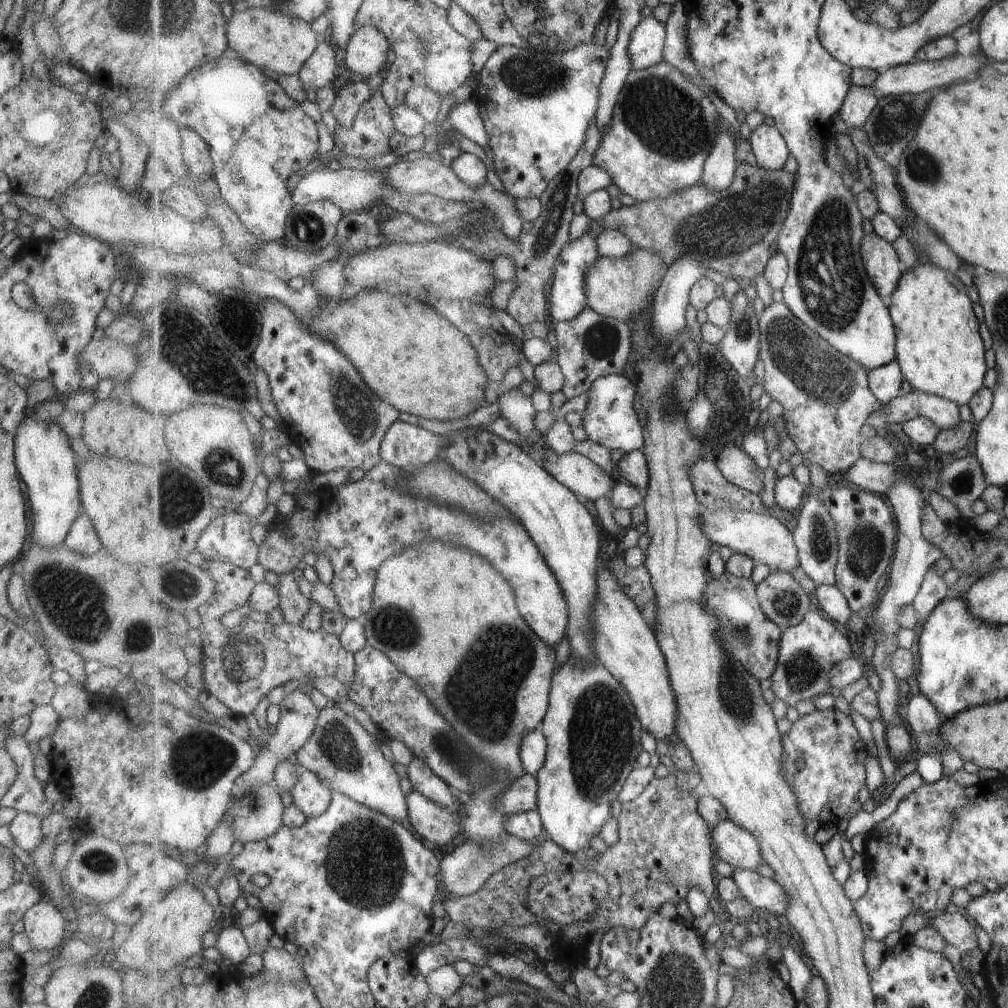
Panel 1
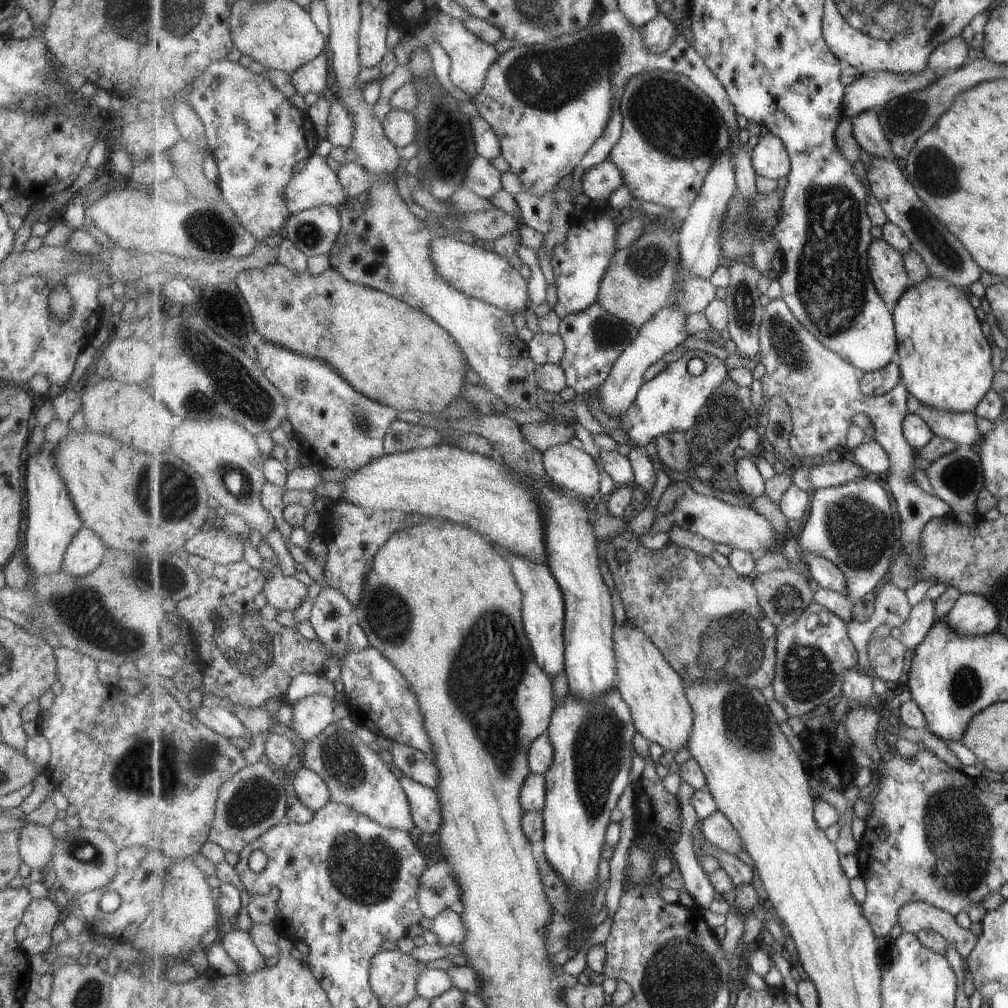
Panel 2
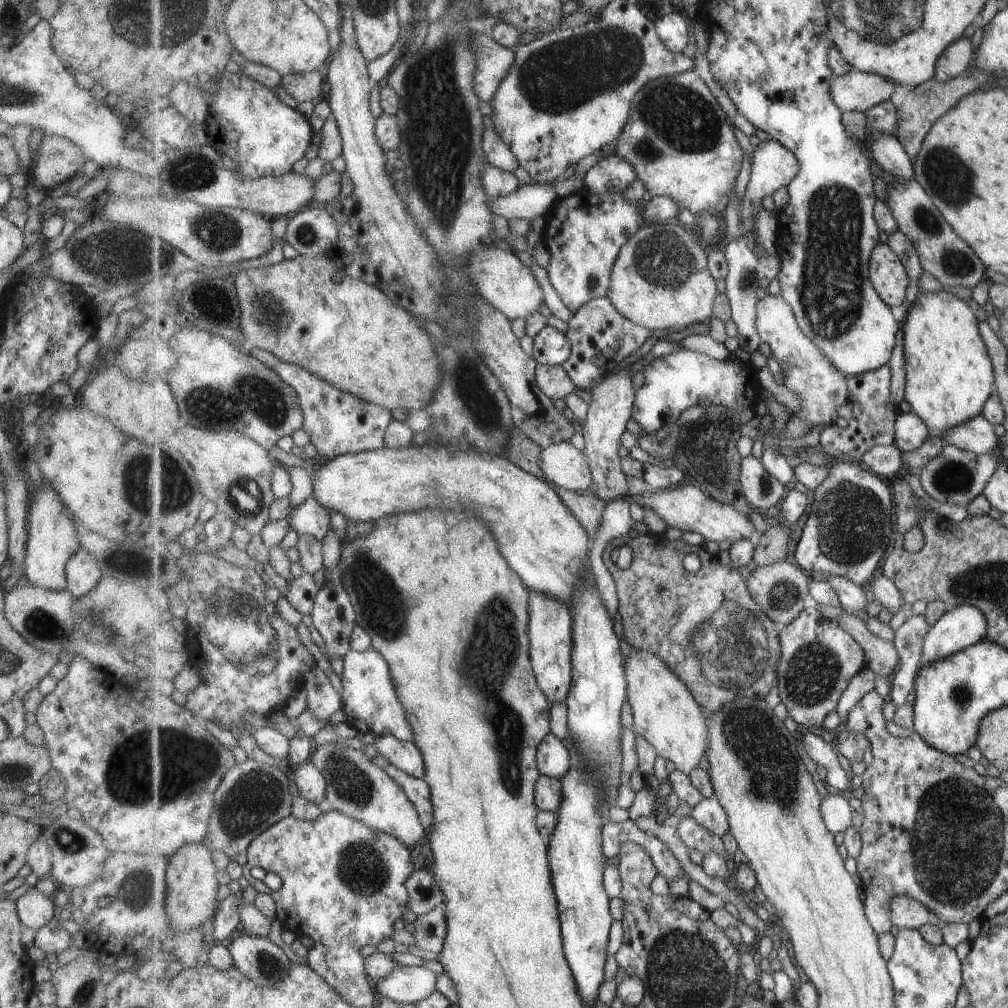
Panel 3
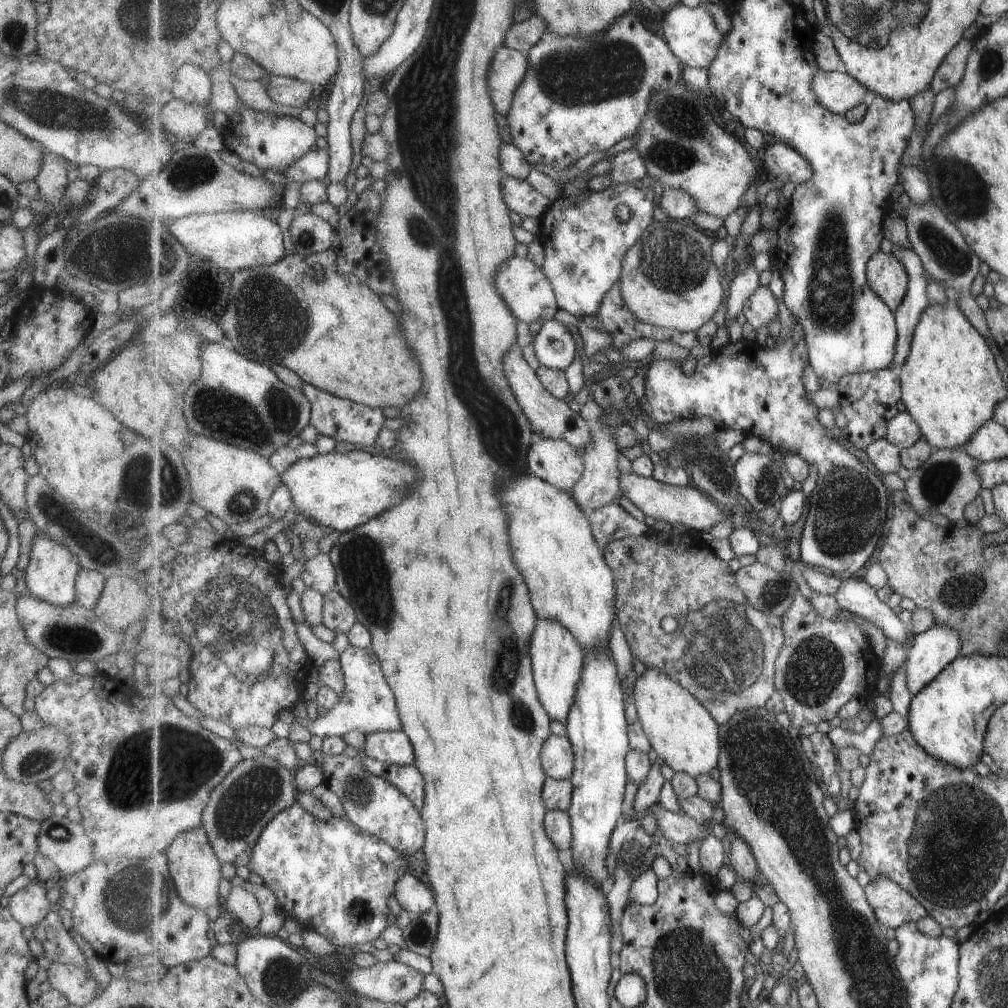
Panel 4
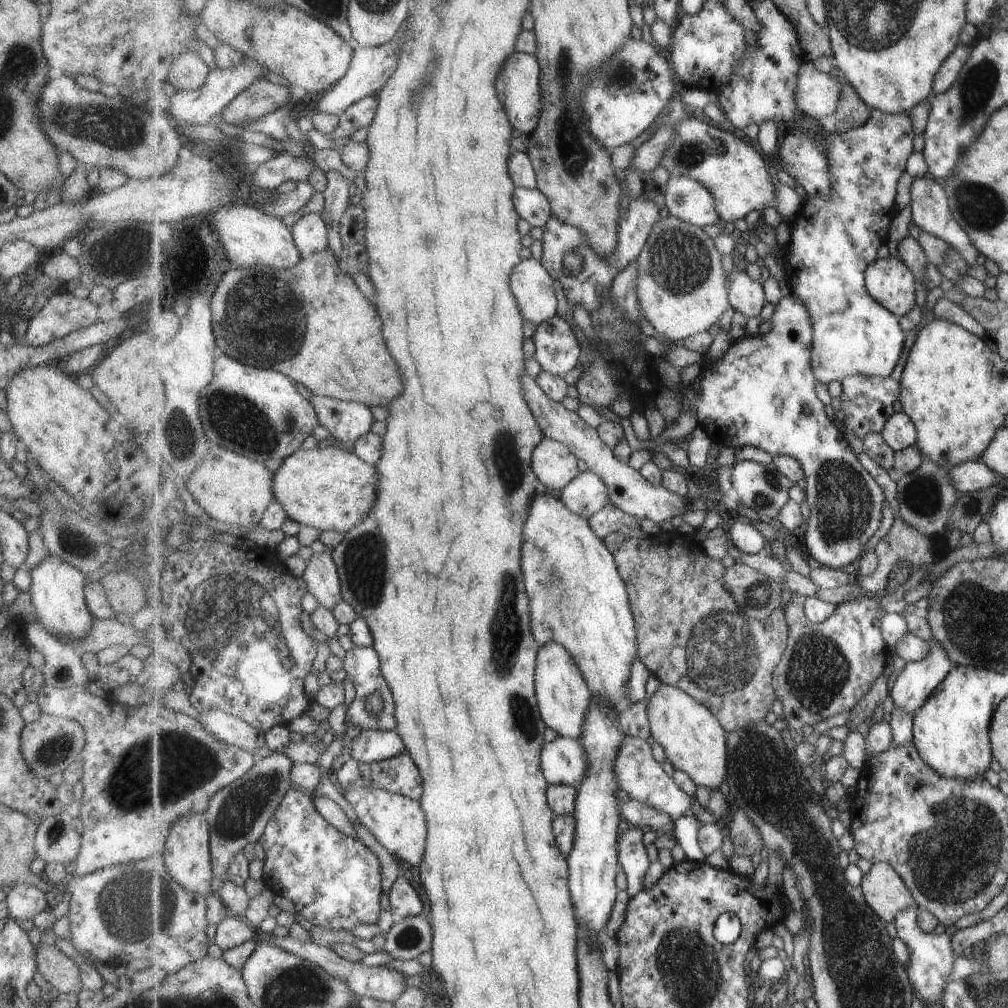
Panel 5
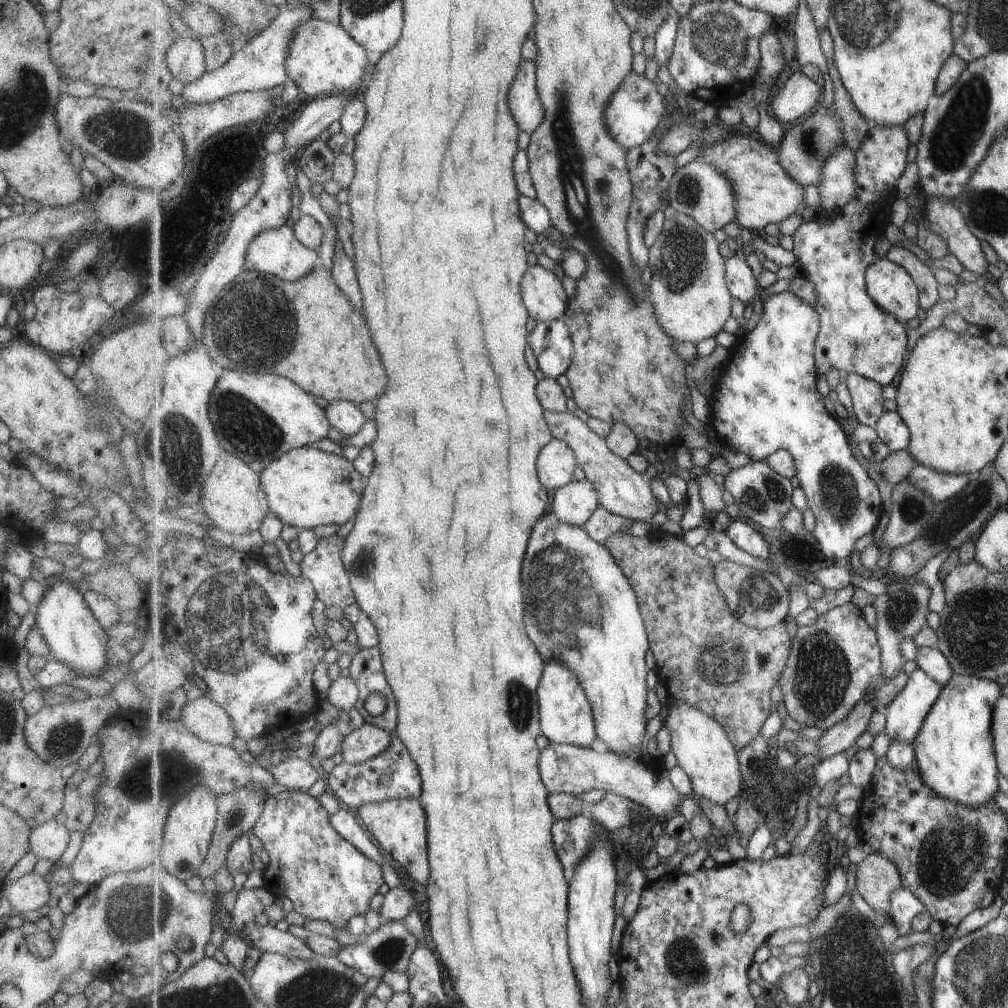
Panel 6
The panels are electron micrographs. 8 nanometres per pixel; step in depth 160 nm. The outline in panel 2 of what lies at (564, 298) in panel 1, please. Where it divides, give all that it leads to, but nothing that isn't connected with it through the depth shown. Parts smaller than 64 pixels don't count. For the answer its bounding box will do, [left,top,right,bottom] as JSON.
[551,201,618,319]

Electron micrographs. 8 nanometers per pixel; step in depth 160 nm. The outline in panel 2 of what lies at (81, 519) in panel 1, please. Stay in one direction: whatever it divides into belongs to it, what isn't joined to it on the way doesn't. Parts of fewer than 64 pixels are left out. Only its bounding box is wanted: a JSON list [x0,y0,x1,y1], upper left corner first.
[63,526,105,577]

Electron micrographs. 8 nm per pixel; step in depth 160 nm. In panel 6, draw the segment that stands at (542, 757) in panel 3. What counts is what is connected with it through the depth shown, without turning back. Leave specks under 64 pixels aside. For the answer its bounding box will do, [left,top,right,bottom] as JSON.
[539,743,684,825]

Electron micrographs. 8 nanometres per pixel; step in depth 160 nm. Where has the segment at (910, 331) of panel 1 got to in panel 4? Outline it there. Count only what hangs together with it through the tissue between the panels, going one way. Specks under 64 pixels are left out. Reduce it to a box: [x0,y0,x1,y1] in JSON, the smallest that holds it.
[899,300,1007,450]

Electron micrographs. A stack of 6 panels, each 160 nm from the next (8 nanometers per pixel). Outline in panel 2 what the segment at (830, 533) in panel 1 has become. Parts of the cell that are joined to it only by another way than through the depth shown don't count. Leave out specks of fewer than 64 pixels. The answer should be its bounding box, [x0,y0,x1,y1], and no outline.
[802,553,848,595]

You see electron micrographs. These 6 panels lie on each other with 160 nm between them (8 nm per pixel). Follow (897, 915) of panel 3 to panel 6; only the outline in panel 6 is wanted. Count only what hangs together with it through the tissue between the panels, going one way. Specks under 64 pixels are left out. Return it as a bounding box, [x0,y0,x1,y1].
[855,852,904,913]

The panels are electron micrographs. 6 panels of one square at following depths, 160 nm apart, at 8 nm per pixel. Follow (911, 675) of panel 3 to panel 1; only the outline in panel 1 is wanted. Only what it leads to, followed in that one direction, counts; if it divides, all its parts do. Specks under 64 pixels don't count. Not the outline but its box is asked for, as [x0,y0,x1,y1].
[913,563,950,618]

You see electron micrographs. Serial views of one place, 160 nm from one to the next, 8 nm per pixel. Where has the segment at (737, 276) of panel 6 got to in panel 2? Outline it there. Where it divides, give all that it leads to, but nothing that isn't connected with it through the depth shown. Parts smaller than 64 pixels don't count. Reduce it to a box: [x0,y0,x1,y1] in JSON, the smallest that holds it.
[760,299,952,567]

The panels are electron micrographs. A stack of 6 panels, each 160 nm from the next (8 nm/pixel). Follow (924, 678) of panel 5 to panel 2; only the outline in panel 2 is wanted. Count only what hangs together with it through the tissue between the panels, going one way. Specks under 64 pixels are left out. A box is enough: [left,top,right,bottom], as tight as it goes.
[944,593,998,636]

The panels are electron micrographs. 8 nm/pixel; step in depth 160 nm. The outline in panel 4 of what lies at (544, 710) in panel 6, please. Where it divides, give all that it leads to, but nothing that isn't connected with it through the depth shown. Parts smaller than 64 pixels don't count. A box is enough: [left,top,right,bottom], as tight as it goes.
[531,619,585,724]

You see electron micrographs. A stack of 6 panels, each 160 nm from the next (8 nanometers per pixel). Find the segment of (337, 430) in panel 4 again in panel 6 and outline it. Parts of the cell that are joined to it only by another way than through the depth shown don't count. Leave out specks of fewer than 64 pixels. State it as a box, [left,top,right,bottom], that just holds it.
[325,400,367,437]

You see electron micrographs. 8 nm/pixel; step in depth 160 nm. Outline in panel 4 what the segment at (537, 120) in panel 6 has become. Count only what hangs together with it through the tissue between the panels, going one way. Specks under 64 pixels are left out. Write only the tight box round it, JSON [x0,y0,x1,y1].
[489,44,529,117]

